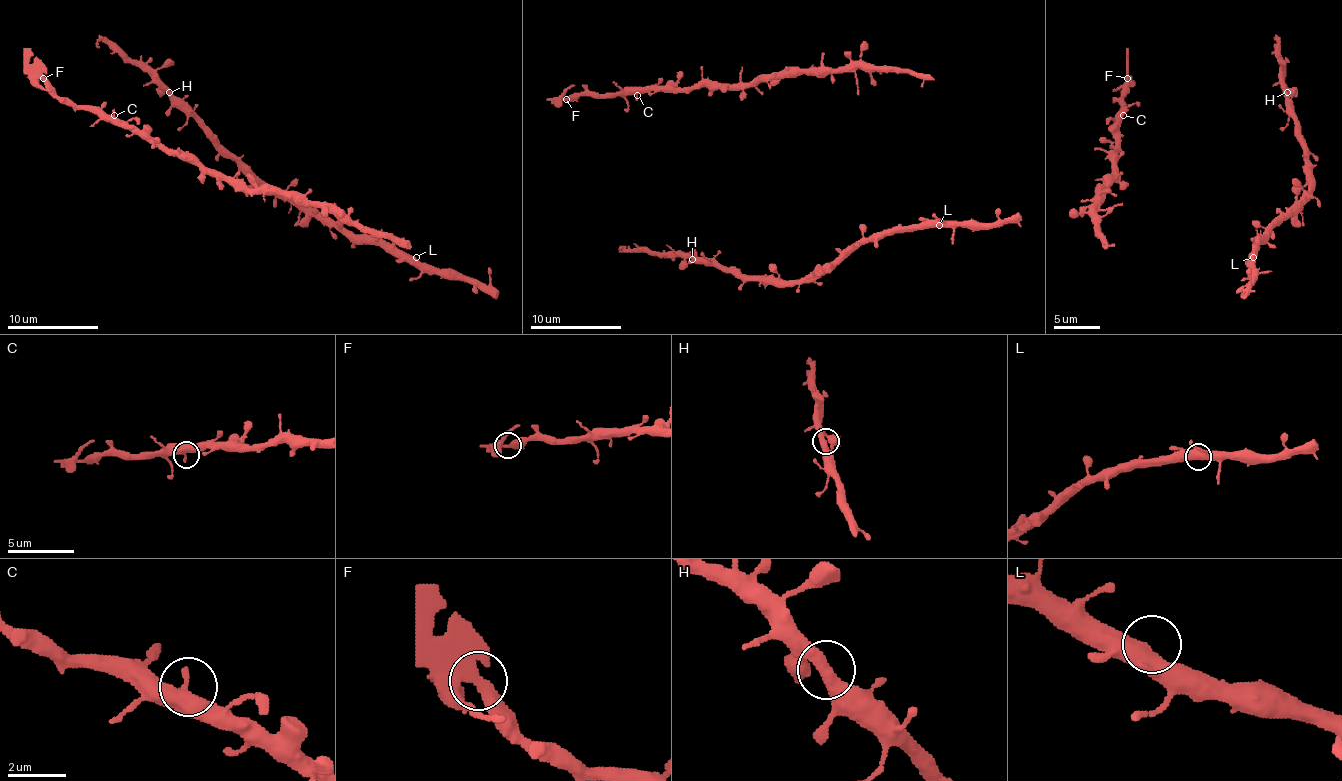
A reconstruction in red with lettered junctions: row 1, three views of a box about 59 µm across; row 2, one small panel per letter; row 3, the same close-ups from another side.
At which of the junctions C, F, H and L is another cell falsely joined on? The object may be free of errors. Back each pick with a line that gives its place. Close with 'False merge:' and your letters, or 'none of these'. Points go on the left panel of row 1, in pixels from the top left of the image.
F: Place: (43, 78)
False merge: F

